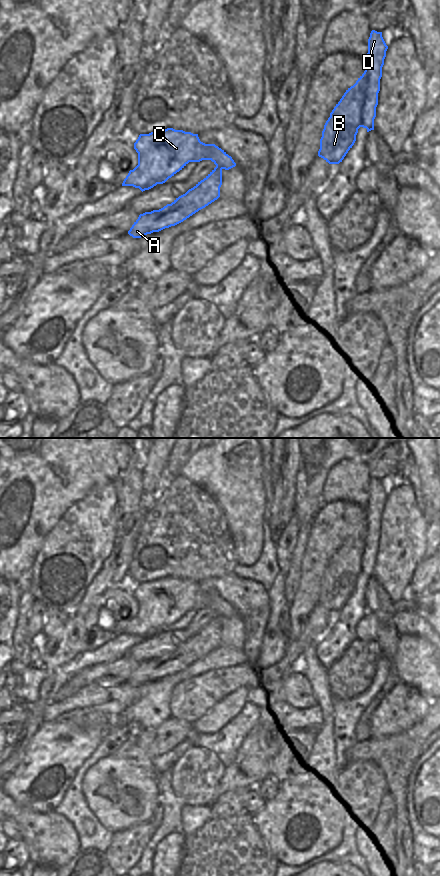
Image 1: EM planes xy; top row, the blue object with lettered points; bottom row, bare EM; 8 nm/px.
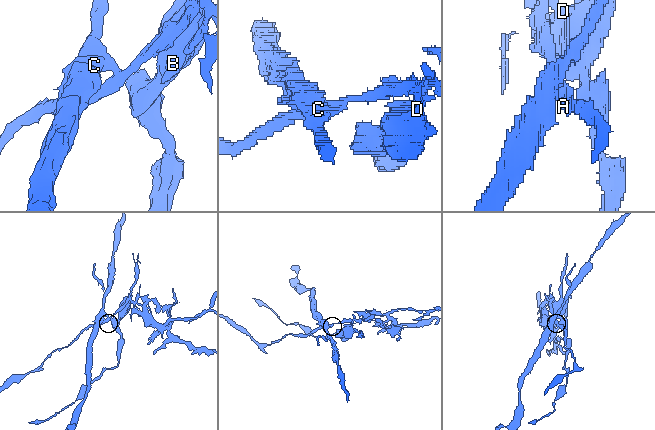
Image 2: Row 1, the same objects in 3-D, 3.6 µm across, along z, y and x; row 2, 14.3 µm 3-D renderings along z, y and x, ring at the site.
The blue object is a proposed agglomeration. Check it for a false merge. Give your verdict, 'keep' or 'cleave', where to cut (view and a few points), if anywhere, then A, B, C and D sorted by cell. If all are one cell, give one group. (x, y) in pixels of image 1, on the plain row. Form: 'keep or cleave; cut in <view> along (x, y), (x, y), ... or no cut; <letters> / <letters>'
cleave; cut in xy along (216, 613), (222, 616); A B D / C

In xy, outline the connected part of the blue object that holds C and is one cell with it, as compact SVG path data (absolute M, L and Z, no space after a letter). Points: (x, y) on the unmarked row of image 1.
M173 576L140 582L134 591L134 597L138 601L138 613L129 619L122 634L133 634L139 636L142 640L153 636L157 632L165 631L189 610L211 608L216 614L225 618L236 614L232 605L215 592L205 592L200 589L198 582Z

